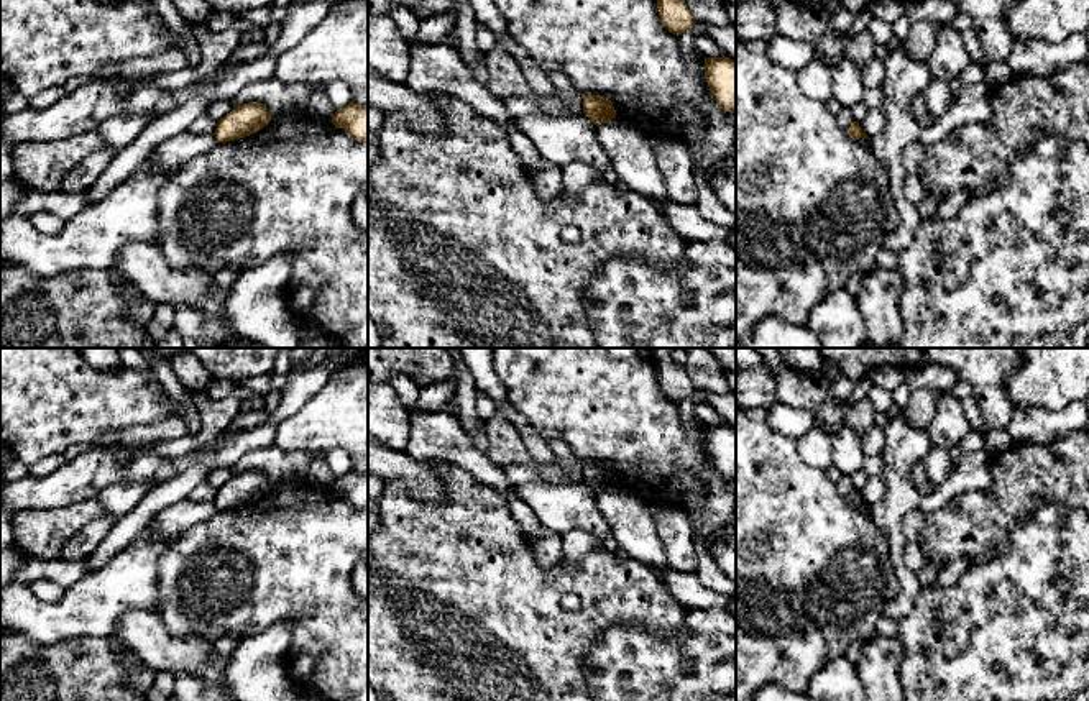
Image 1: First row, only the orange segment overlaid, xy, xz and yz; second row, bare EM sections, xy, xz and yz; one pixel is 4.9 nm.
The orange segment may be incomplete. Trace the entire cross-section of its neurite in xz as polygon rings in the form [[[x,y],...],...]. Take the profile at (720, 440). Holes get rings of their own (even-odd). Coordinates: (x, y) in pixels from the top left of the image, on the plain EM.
[[[705,425],[705,445],[716,471],[729,481],[736,481],[736,428]]]

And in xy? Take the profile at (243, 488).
[[[260,470],[237,473],[228,483],[218,488],[215,496],[217,511],[235,509],[263,497],[271,483]]]

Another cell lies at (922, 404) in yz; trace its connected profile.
[[[917,389],[912,391],[908,397],[908,404],[903,409],[903,414],[907,415],[908,422],[920,428],[926,430],[931,419],[936,412],[936,399],[940,392],[935,389]]]

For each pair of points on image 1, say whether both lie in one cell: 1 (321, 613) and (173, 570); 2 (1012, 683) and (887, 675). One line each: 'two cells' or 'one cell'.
1: one cell
2: two cells

